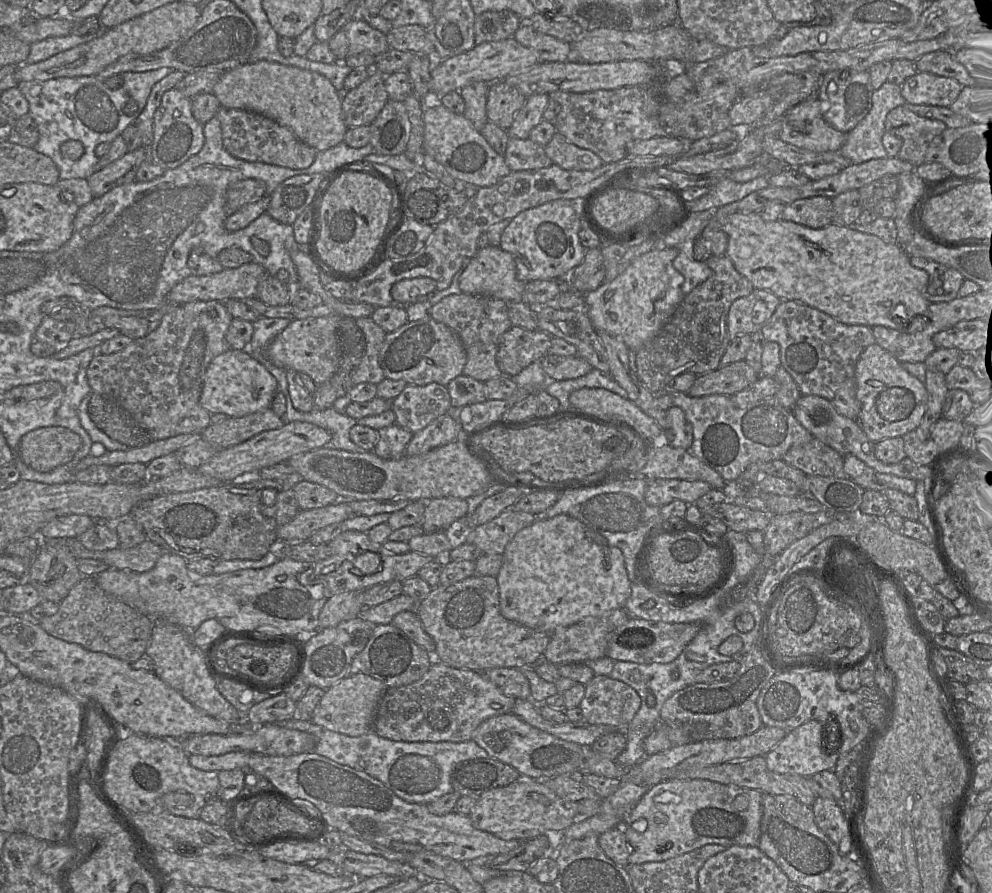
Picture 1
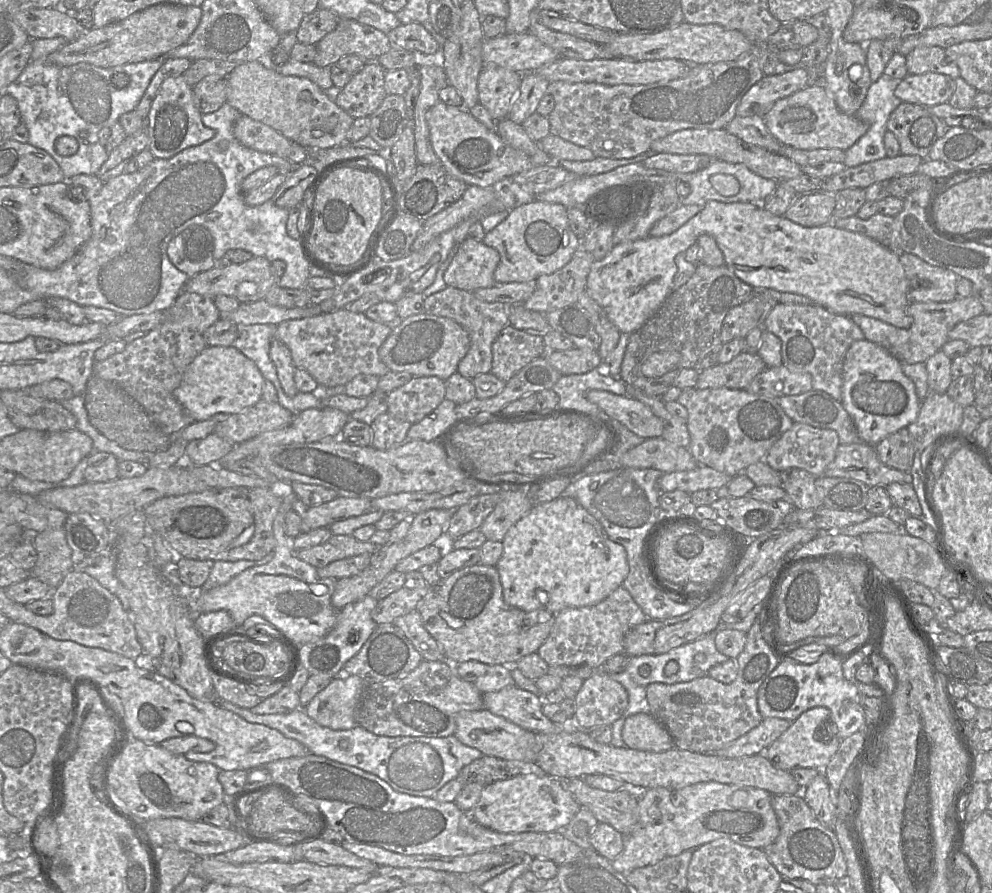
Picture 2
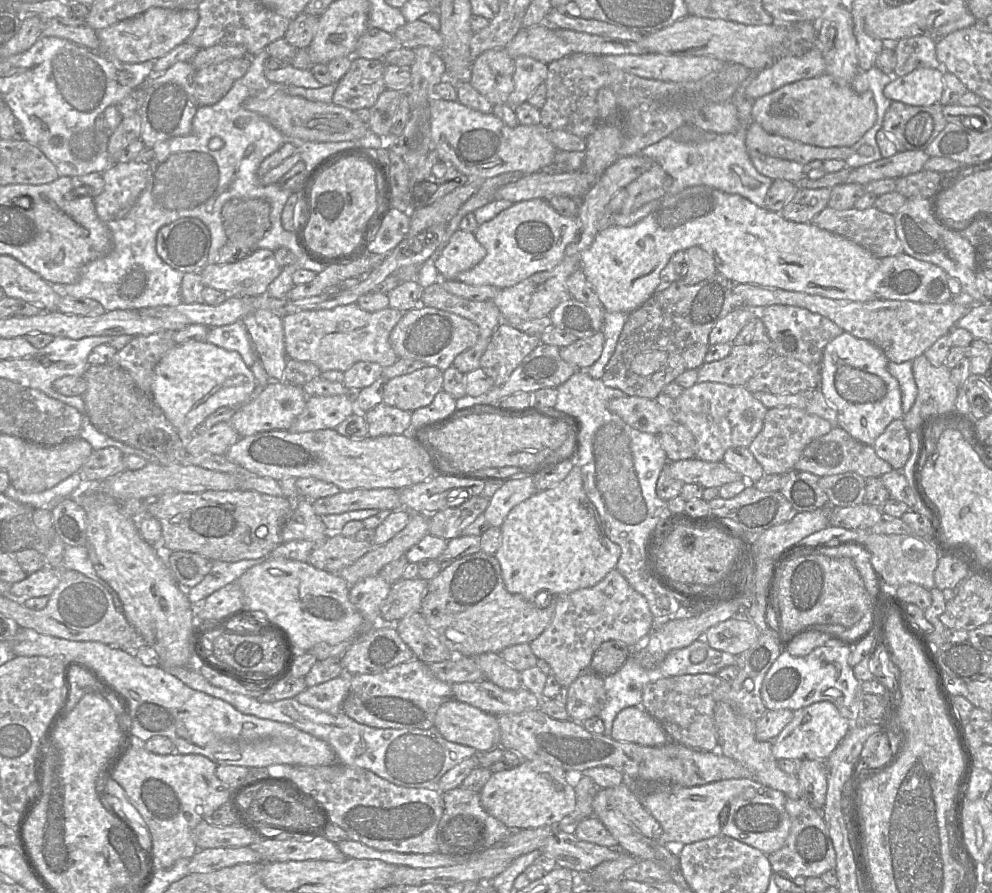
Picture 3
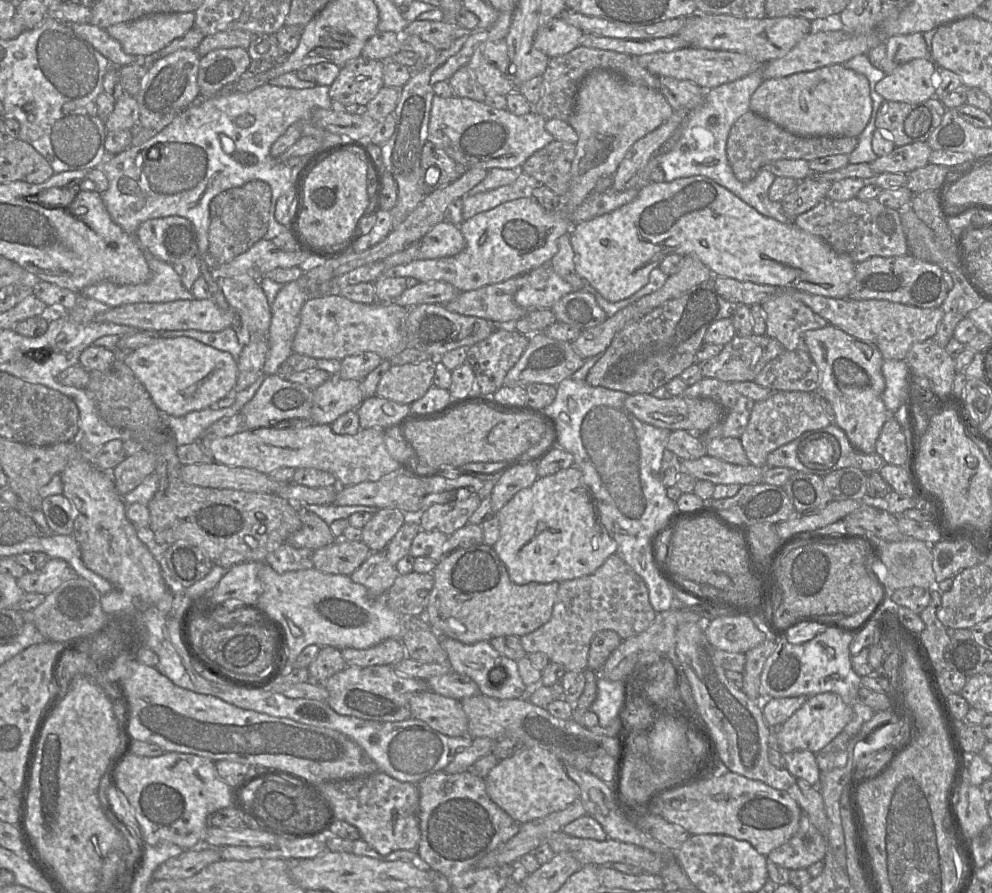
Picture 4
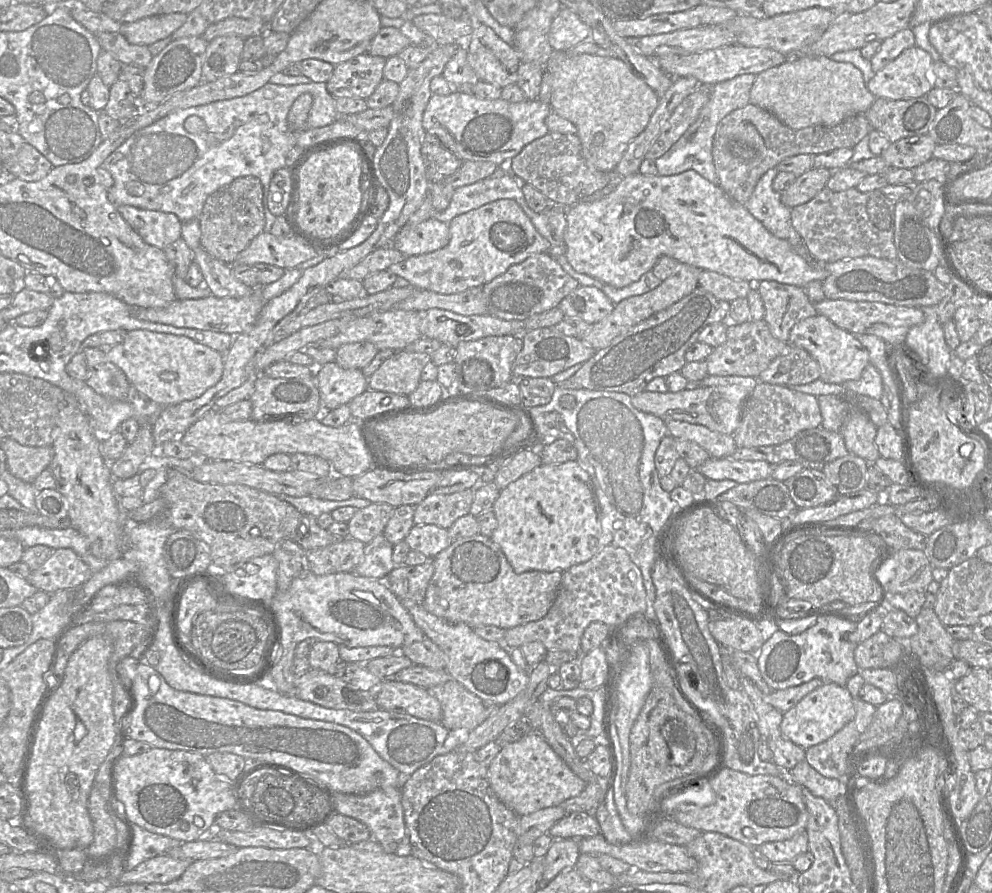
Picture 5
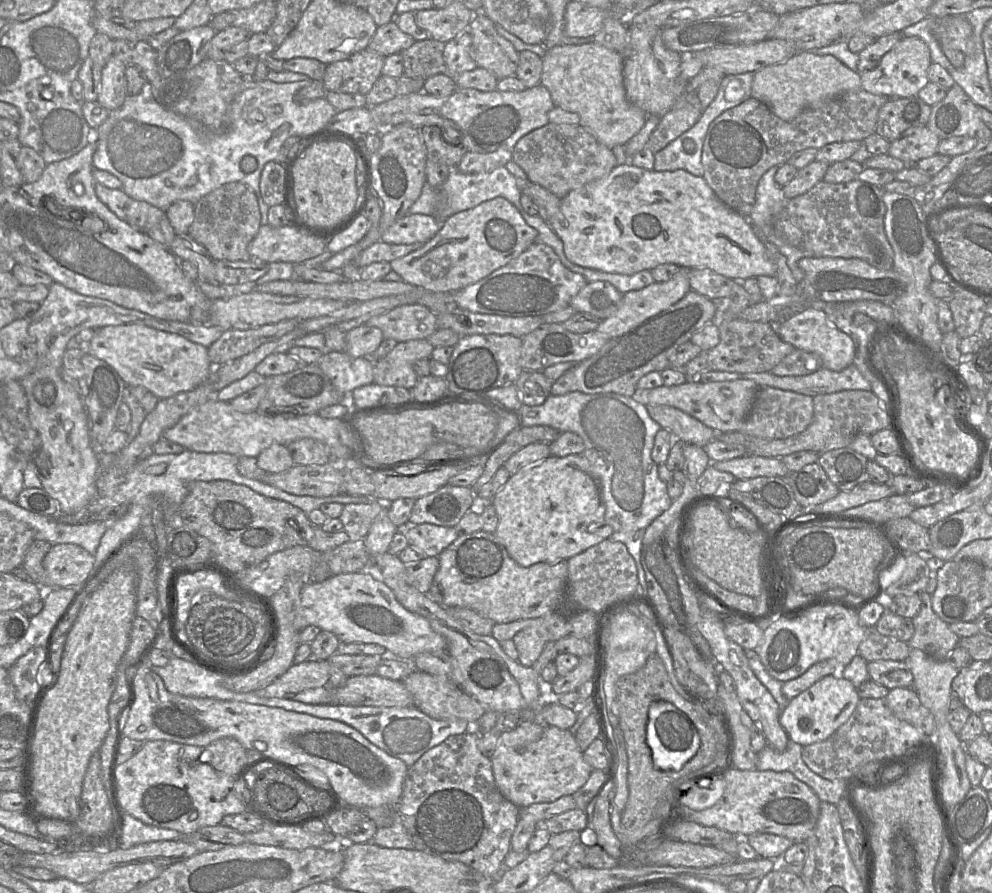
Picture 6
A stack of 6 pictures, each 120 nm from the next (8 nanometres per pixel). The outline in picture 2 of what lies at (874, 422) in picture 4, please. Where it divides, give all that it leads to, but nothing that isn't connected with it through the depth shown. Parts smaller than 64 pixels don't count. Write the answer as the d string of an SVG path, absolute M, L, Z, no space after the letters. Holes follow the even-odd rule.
M867 339L854 341L848 348L843 364L842 398L844 409L850 415L861 440L875 446L887 435L913 423L918 416L921 400L913 381L901 369L901 363L884 347Z

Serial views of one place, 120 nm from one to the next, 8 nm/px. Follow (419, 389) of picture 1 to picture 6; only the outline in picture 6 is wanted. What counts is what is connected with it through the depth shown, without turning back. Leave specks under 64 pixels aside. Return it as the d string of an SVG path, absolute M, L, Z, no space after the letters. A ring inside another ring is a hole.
M427 339L399 342L383 358L374 360L374 383L412 389L417 382L413 363L430 359L434 347Z

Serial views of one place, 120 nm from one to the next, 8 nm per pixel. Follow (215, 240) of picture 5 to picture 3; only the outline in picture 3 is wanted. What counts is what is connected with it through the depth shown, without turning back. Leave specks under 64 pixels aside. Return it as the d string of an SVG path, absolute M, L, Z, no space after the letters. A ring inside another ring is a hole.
M231 198L222 207L221 216L227 235L226 244L220 249L217 264L239 261L258 248L259 241L270 229L270 204L260 198Z

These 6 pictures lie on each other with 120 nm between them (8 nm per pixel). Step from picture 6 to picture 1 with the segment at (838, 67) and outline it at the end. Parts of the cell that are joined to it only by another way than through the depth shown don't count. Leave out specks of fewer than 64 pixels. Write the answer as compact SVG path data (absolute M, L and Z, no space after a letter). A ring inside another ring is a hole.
M816 96L790 109L781 121L782 129L779 135L781 140L814 152L839 151L847 138L847 133L835 129L825 120L822 102Z

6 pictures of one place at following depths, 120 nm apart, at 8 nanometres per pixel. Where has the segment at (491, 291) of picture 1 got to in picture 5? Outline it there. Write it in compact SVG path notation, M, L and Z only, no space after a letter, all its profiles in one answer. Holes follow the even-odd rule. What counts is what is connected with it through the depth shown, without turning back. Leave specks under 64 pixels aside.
M430 218L418 224L405 224L393 238L391 247L406 256L416 256L443 248L449 238L448 223Z

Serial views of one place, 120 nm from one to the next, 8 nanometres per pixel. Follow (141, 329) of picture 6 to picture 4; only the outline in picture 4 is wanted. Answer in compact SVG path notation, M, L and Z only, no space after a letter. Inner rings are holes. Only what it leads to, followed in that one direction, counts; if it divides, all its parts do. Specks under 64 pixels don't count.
M160 337L118 357L142 383L160 412L175 417L209 408L226 398L238 376L236 361L230 353L189 337Z

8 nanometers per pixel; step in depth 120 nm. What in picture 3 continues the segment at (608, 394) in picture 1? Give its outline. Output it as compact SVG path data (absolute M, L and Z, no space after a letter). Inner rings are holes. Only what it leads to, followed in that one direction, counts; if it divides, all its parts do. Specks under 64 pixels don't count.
M627 395L610 400L608 408L629 426L645 433L660 435L662 430L676 423L674 412L661 406L655 399Z

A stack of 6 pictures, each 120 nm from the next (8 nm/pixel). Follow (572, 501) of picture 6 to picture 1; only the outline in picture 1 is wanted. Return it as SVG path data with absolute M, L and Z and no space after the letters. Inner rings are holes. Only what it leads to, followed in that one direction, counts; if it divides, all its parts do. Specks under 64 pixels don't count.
M566 514L538 517L532 525L515 534L502 557L503 563L496 577L500 612L507 620L535 631L552 634L559 626L567 627L587 617L599 617L607 611L625 608L631 595L631 583L621 550L609 546L602 535Z

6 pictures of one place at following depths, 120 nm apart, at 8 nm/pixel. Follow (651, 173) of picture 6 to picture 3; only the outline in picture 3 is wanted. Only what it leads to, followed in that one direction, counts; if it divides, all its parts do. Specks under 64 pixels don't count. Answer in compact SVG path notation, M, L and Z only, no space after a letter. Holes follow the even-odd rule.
M705 185L666 194L646 217L632 226L610 225L601 229L591 246L582 251L581 269L607 312L631 313L656 292L660 273L672 256L693 246L708 252L714 258L718 273L732 282L860 302L876 299L880 286L880 261L860 245L812 223L789 221L781 213L758 207L741 195Z

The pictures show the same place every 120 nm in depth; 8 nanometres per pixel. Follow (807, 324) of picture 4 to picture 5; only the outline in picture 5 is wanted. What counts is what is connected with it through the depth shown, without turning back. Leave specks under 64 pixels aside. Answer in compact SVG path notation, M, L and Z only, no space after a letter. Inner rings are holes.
M772 280L756 282L754 286L763 300L765 309L764 320L768 324L770 332L774 337L787 344L791 329L797 322L818 314L814 303L810 301L803 287Z

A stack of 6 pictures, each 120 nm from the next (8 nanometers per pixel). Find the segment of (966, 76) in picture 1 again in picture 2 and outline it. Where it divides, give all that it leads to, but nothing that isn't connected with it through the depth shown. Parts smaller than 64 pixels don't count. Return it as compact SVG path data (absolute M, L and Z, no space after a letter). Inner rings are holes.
M939 46L916 47L905 57L908 74L935 72L953 79L960 77L958 66L948 60L944 48Z

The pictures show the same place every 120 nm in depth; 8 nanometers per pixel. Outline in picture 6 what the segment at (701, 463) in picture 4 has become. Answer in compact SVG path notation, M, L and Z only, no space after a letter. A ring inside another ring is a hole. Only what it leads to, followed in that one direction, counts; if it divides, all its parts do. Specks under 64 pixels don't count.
M745 455L726 461L712 462L720 471L731 473L736 480L757 477L785 477L789 474L781 458Z

